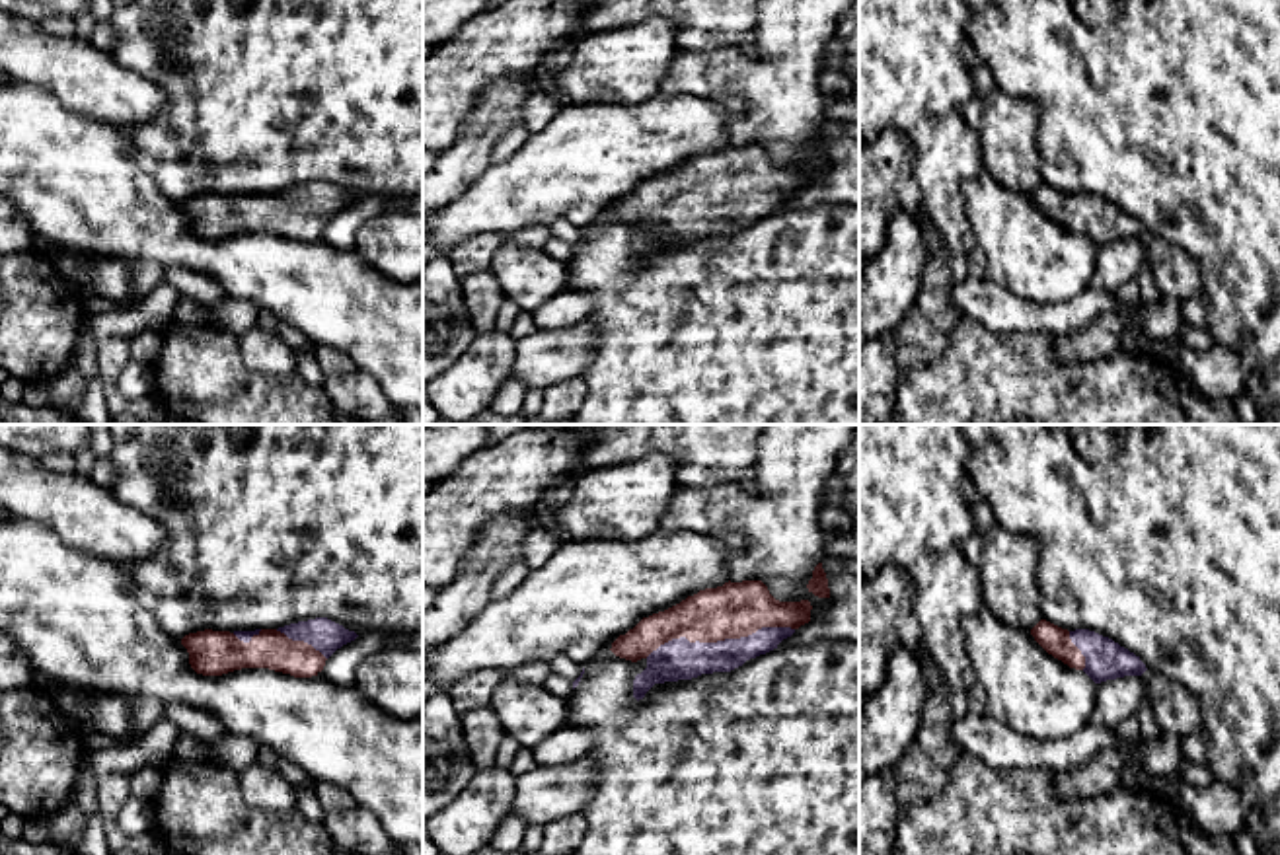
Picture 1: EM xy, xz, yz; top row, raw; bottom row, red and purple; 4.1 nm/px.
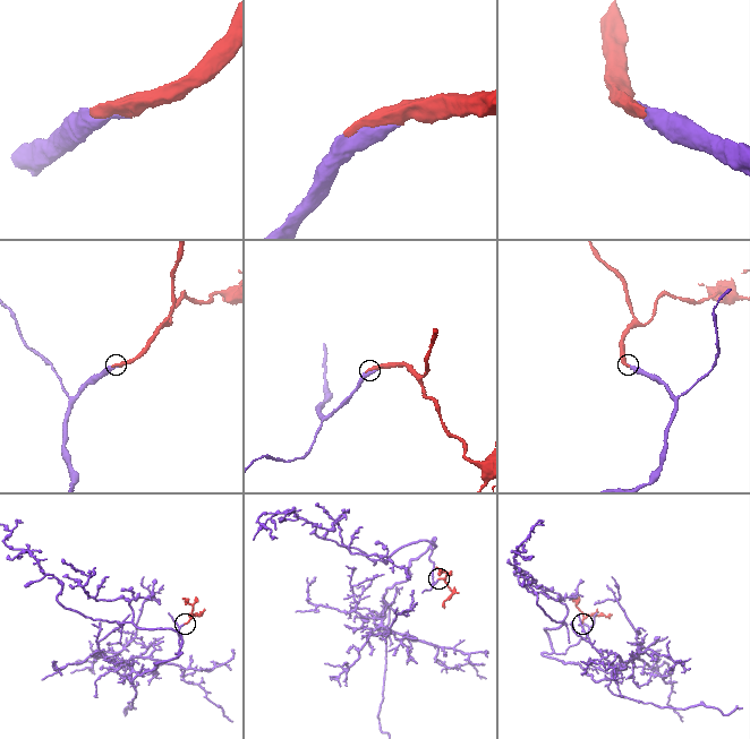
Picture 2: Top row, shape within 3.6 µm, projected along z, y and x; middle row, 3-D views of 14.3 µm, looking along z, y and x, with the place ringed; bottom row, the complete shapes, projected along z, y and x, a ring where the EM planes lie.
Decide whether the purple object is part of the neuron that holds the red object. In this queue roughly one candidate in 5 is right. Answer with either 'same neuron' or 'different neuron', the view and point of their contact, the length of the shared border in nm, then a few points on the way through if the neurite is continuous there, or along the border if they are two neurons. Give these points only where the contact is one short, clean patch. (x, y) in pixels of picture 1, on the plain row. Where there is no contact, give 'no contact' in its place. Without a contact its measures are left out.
same neuron; meets red in xz at (719, 203); contact 650 nm long

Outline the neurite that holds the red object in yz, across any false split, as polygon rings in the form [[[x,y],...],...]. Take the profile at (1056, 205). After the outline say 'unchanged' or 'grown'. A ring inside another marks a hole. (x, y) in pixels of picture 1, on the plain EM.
[[[1040,183],[1031,199],[1054,222],[1083,234],[1095,247],[1124,240],[1142,240],[1148,232],[1128,212],[1089,193],[1068,195]]]; grown

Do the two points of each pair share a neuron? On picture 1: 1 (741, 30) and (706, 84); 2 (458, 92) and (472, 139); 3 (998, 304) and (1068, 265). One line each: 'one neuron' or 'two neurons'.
1: two neurons
2: two neurons
3: two neurons

